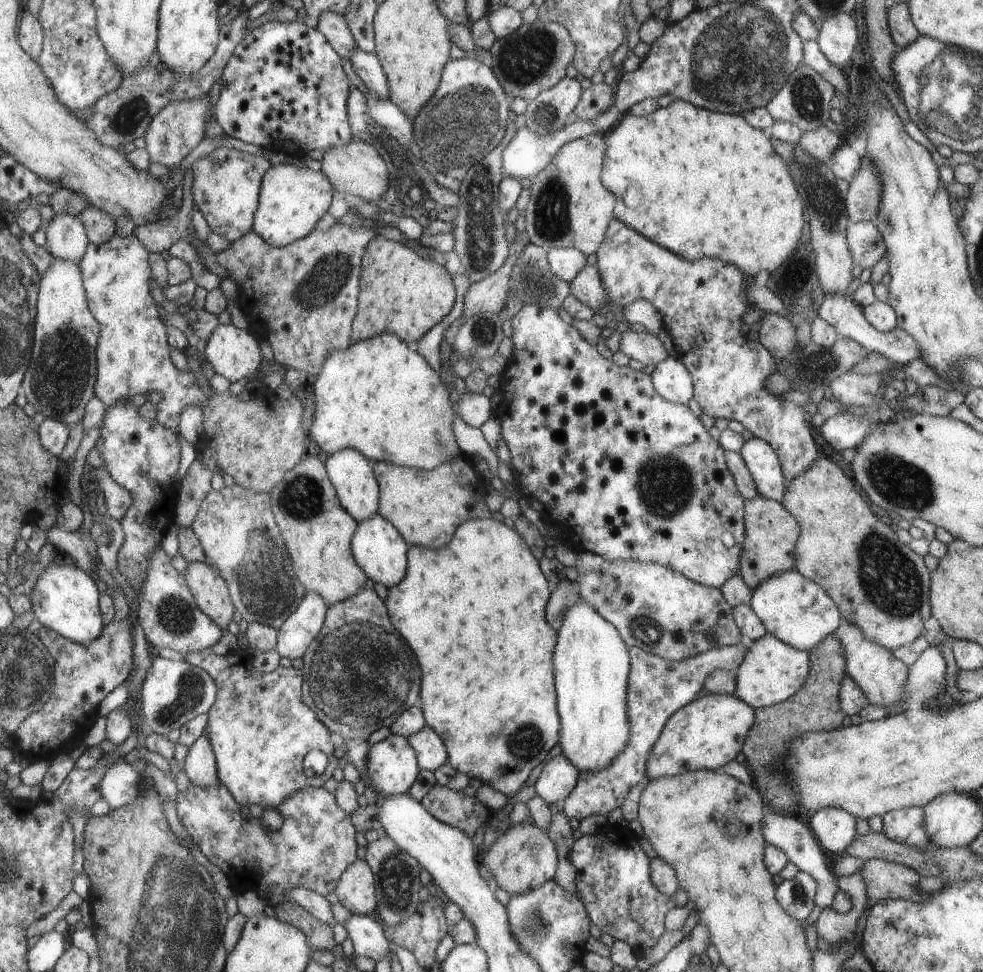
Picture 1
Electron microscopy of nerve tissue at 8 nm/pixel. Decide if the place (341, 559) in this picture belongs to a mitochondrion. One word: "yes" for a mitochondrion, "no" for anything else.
no

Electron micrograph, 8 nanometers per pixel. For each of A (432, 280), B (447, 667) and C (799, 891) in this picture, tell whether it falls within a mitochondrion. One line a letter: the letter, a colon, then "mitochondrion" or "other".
A: other
B: other
C: mitochondrion

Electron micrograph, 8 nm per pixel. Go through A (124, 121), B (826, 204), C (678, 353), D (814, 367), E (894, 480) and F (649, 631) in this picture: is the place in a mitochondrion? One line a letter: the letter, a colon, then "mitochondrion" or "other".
A: mitochondrion
B: mitochondrion
C: other
D: mitochondrion
E: mitochondrion
F: mitochondrion

